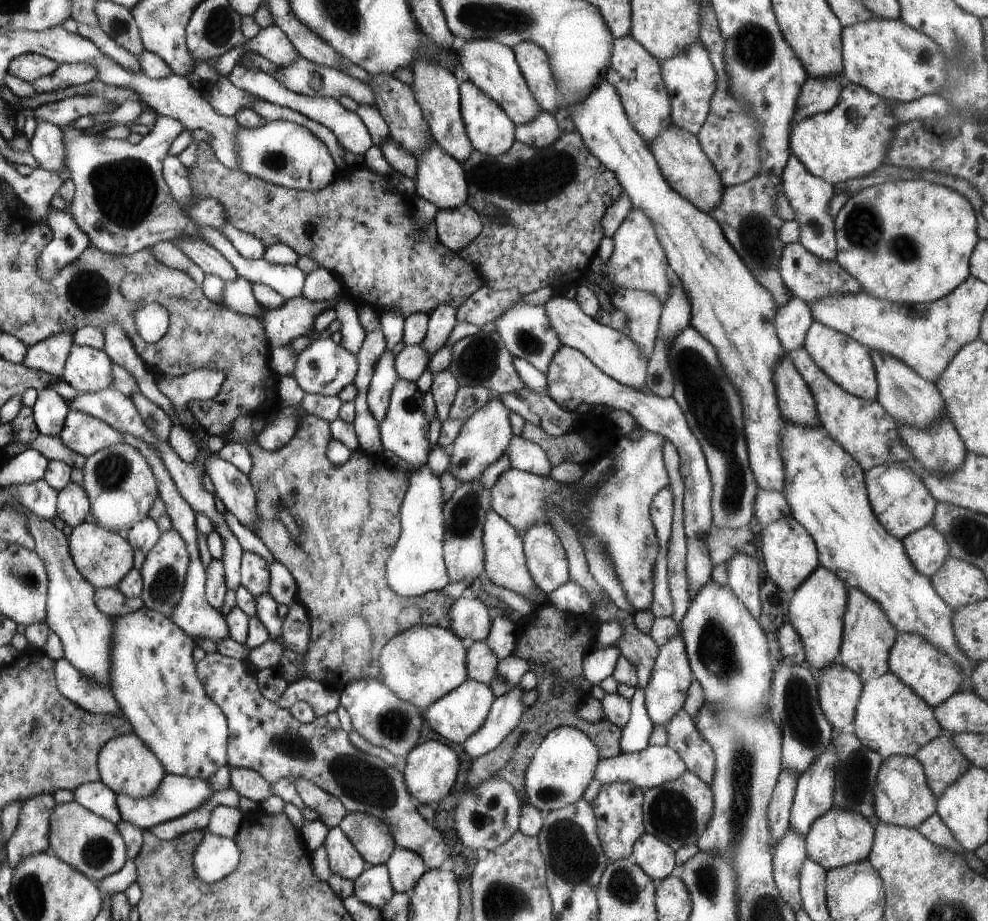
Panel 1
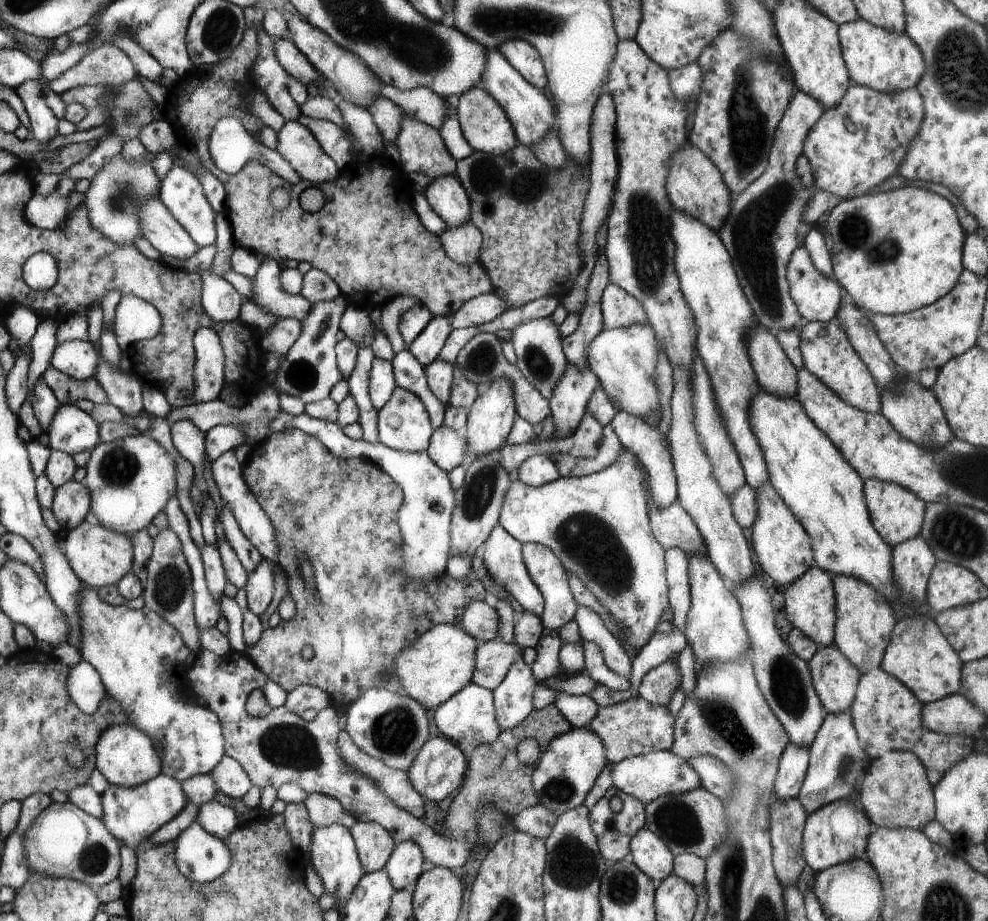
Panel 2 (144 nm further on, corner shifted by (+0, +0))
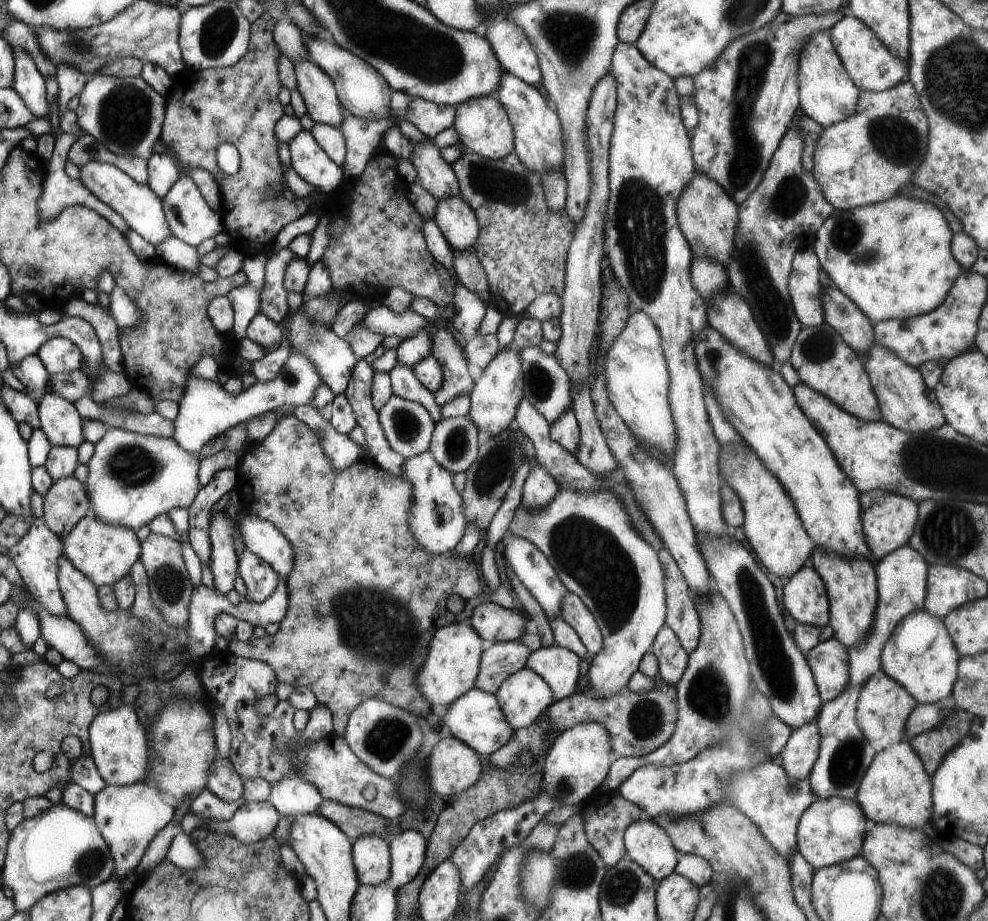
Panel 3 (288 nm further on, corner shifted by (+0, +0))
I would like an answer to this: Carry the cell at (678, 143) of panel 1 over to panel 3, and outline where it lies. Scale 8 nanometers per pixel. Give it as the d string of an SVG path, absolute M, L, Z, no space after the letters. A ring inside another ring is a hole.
M693 170L689 180L683 184L675 198L675 216L681 234L685 236L689 248L697 256L711 256L721 264L727 264L733 230L737 220L737 204L729 198L729 194L719 186L713 178L709 178L703 170Z

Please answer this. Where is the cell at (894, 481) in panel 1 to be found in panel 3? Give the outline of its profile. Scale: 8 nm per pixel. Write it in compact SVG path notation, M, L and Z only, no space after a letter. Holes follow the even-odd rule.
M867 490L859 496L861 502L861 520L863 520L863 534L865 542L869 542L871 552L877 560L891 554L893 550L907 546L915 524L919 520L919 502L905 498L901 494L887 494L885 490Z

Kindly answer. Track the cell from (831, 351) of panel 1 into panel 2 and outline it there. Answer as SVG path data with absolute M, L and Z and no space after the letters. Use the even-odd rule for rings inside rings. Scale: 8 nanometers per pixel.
M833 320L831 322L805 322L799 338L801 338L799 350L801 350L803 366L811 374L815 374L821 382L825 382L847 404L851 404L859 410L871 412L871 414L881 412L881 392L877 390L875 380L871 378L867 366L863 364L859 354L851 346L843 328L837 326L837 322L833 322Z

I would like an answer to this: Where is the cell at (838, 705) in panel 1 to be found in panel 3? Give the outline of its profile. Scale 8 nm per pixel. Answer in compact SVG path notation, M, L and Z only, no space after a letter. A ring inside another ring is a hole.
M825 640L805 656L821 704L833 702L849 686L849 650L839 642Z

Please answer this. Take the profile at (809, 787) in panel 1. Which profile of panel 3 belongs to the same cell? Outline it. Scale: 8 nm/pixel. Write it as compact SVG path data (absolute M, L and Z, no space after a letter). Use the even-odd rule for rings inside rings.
M901 546L901 548L893 550L891 554L883 556L875 564L879 604L875 608L875 624L873 624L871 636L867 638L867 642L863 646L849 650L849 686L833 702L823 704L821 712L815 720L817 758L815 758L811 772L807 776L807 784L809 784L809 790L815 798L815 802L827 800L827 798L855 800L855 796L857 796L861 780L863 780L867 768L871 766L871 762L875 758L875 750L867 744L861 730L857 728L855 698L857 698L861 682L865 682L865 678L869 674L875 674L875 670L879 670L881 646L887 640L887 636L891 634L893 626L903 616L917 612L917 610L923 610L923 602L925 602L925 594L927 594L927 570L929 570L929 564L925 562L923 554L919 554L911 546Z

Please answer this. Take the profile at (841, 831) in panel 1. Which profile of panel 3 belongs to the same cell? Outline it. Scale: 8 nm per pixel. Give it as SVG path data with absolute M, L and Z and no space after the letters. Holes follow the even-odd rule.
M827 798L813 802L801 816L797 826L797 854L813 868L829 868L839 862L847 862L855 856L861 856L861 846L865 834L875 824L865 818L863 810L855 800L845 798Z

